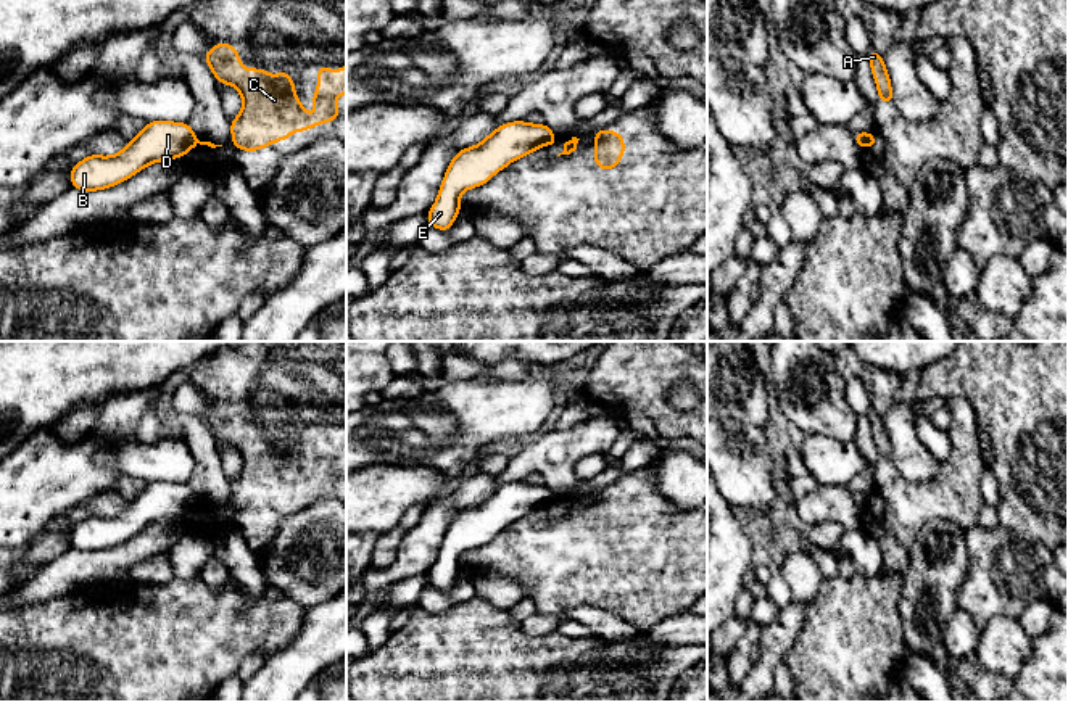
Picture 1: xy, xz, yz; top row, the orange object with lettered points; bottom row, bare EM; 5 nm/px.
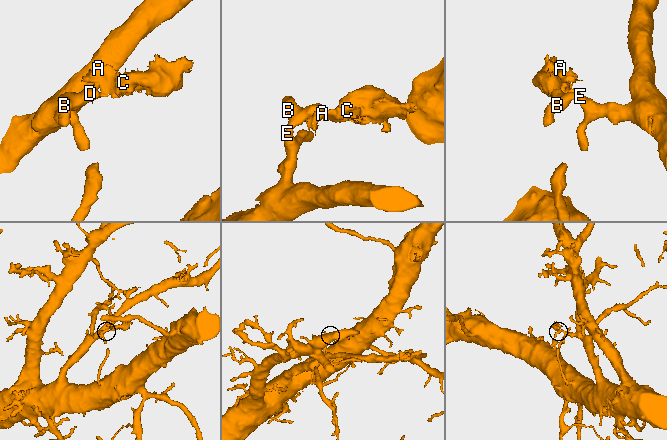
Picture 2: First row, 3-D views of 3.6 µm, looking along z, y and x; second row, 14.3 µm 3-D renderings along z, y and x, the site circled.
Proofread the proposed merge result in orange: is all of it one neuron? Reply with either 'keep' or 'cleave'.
cleave

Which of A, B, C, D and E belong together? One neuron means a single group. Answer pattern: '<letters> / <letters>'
A C / B D E

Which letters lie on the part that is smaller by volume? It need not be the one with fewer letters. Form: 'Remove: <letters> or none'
Remove: A, C

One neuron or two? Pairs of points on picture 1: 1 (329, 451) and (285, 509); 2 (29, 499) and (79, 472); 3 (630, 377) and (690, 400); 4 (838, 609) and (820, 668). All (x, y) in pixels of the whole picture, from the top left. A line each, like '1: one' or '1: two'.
1: one
2: one
3: two
4: one

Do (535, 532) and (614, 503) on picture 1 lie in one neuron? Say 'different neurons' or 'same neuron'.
same neuron

